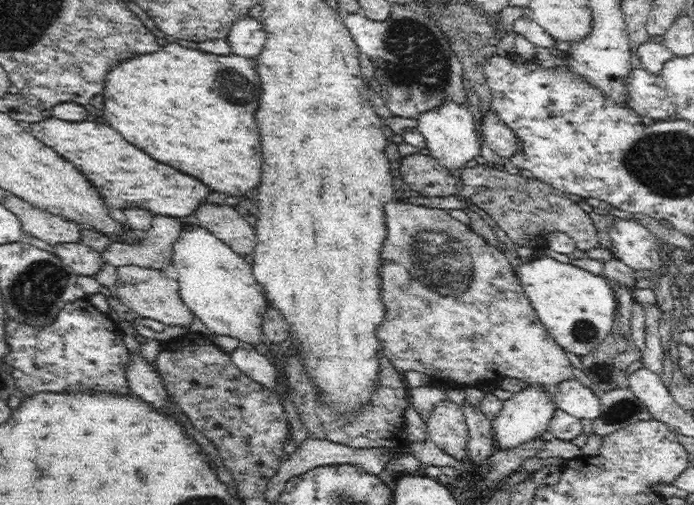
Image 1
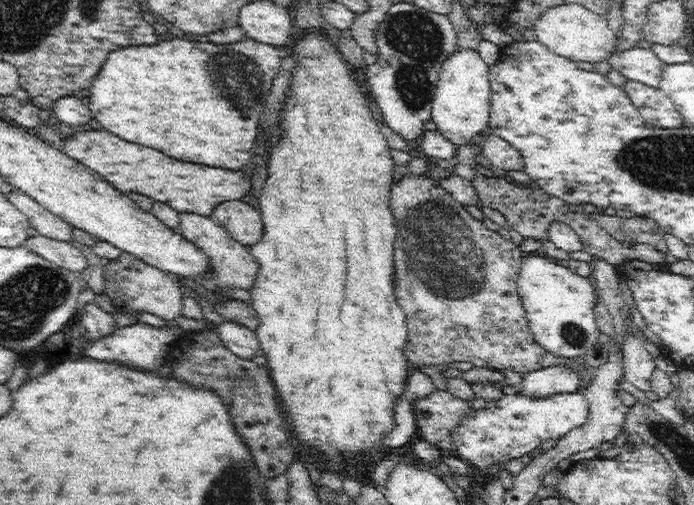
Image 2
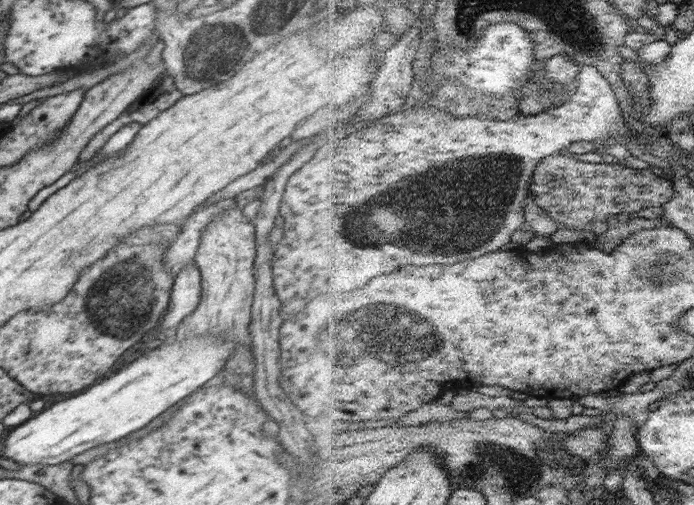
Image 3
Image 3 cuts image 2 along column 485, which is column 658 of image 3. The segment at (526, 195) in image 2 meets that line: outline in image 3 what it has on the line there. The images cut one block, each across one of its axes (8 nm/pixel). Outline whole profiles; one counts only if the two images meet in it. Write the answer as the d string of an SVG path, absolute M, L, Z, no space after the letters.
M574 154L546 157L534 173L531 193L562 228L593 230L596 221L608 222L610 214L628 212L632 217L648 206L664 206L676 195L674 182L650 169L636 169L614 160L603 163L582 162Z

